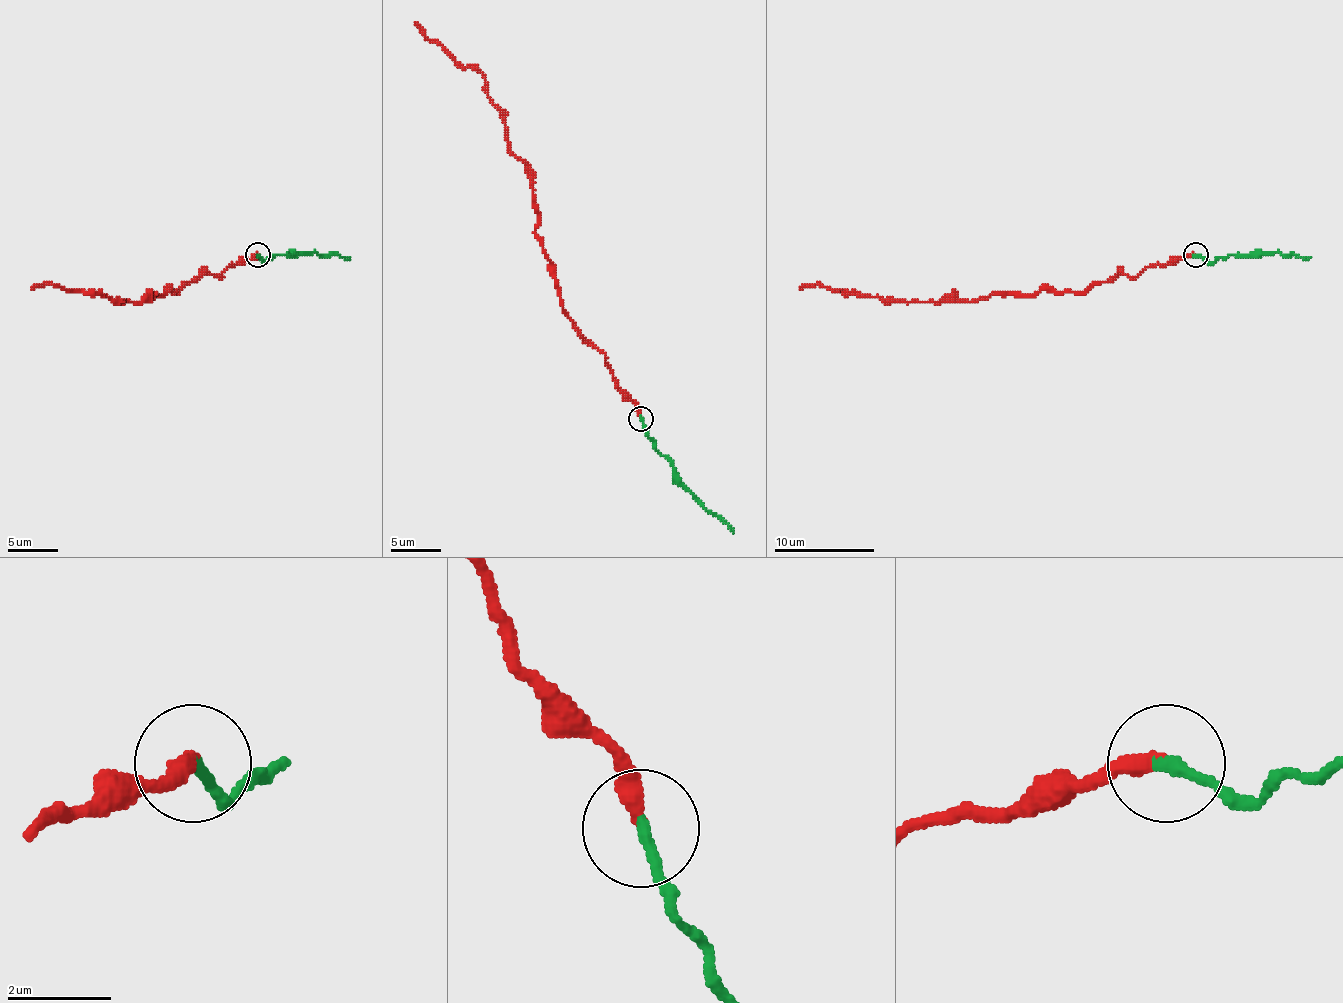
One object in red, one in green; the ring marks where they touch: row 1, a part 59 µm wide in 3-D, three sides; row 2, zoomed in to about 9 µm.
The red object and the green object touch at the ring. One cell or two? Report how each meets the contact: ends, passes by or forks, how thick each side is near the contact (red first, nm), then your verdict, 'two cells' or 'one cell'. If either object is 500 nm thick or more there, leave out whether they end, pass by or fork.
red ends; green ends; calibres 320 and 240 nm; one cell

